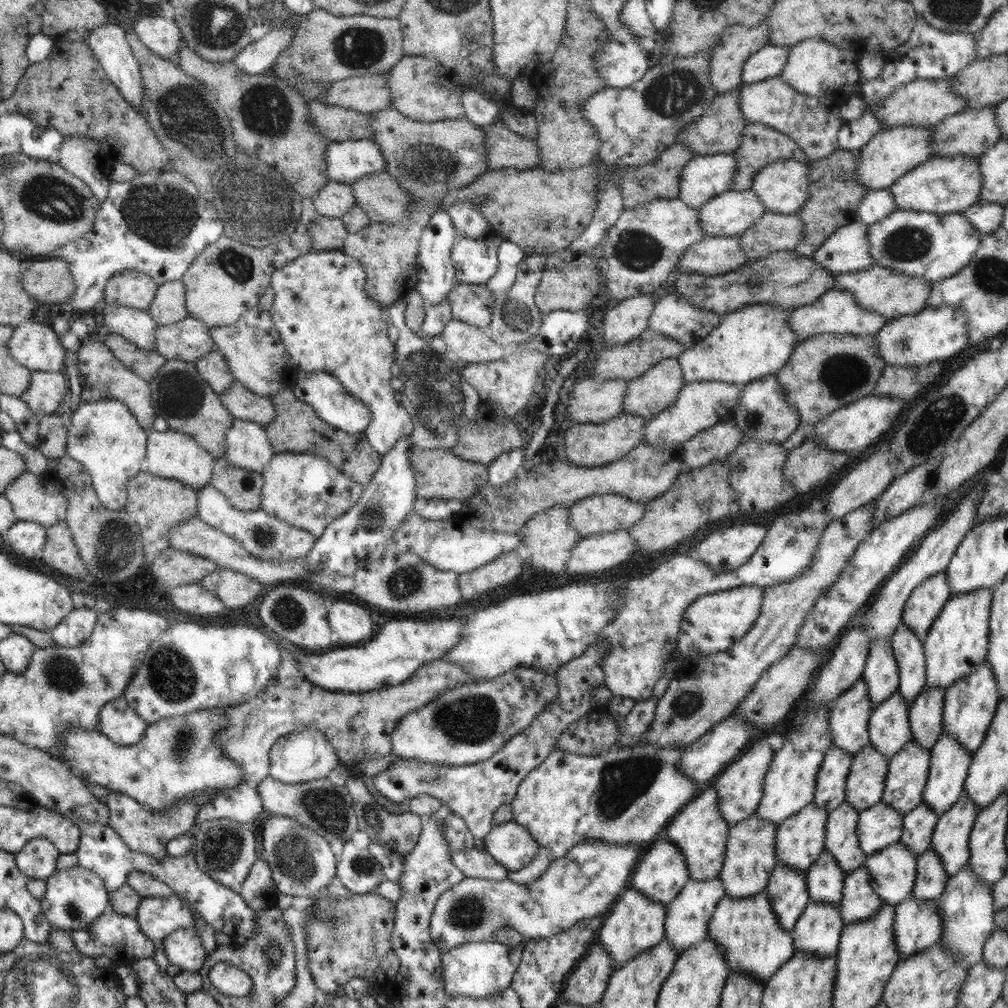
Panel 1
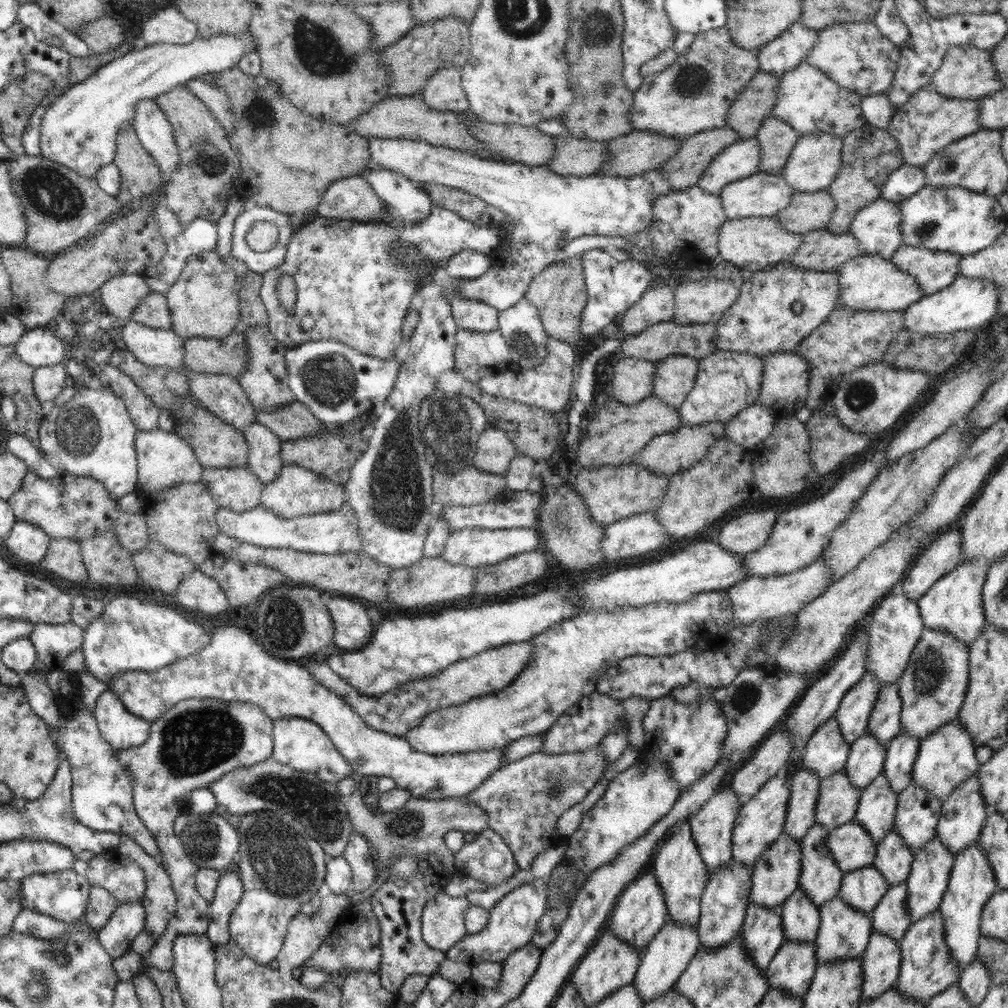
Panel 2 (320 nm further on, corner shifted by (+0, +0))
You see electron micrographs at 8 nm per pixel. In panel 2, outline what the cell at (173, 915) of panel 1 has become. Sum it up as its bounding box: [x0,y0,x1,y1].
[97,901,146,958]

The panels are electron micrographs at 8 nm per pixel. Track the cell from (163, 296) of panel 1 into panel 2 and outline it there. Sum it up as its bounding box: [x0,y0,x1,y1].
[130,291,172,329]

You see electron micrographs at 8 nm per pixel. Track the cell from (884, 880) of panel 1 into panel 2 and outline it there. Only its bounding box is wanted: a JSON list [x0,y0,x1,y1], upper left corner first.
[837,865,889,915]

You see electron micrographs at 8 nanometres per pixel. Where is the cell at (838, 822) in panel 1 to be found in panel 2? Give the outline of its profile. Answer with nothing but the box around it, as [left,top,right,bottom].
[799,823,844,907]

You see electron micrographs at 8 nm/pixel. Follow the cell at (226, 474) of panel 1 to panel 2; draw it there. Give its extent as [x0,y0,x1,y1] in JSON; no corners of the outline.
[200,467,263,512]

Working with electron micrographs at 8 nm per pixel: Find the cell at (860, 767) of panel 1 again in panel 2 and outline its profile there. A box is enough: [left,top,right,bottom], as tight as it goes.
[814,769,863,831]

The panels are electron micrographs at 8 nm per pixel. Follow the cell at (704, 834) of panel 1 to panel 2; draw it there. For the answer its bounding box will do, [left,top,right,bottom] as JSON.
[653,821,709,924]

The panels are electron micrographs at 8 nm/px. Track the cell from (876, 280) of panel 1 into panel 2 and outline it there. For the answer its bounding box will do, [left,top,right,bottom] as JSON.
[890,246,960,296]

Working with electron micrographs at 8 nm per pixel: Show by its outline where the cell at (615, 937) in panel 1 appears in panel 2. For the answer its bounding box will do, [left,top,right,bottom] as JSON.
[568,930,642,1007]

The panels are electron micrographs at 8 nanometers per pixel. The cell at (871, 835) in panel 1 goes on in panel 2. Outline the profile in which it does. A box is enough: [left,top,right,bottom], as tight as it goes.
[827,820,877,872]

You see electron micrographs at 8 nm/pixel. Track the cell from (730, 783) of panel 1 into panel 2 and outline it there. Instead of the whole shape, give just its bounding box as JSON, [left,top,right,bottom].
[688,783,741,877]

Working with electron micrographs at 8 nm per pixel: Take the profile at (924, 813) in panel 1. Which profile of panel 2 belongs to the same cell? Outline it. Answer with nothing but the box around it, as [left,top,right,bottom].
[872,830,914,886]

